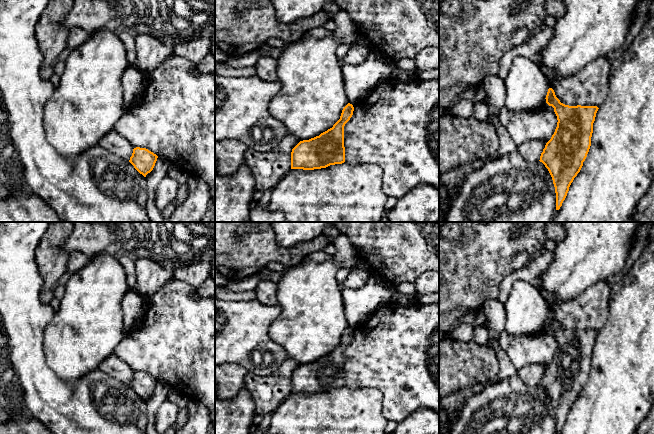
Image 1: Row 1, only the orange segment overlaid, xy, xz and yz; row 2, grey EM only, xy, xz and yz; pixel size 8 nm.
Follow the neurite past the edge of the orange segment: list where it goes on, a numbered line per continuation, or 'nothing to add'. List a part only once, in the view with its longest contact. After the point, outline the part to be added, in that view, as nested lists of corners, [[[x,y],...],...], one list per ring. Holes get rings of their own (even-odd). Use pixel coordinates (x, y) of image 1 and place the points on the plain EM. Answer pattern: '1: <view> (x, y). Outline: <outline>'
nothing to add

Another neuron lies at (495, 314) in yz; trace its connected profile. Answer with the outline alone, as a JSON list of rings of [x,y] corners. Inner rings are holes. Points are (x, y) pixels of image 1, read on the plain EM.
[[[489,299],[484,302],[482,311],[485,315],[486,327],[489,333],[487,346],[494,350],[493,343],[499,341],[501,332],[505,328],[506,310],[504,303],[498,299]]]

